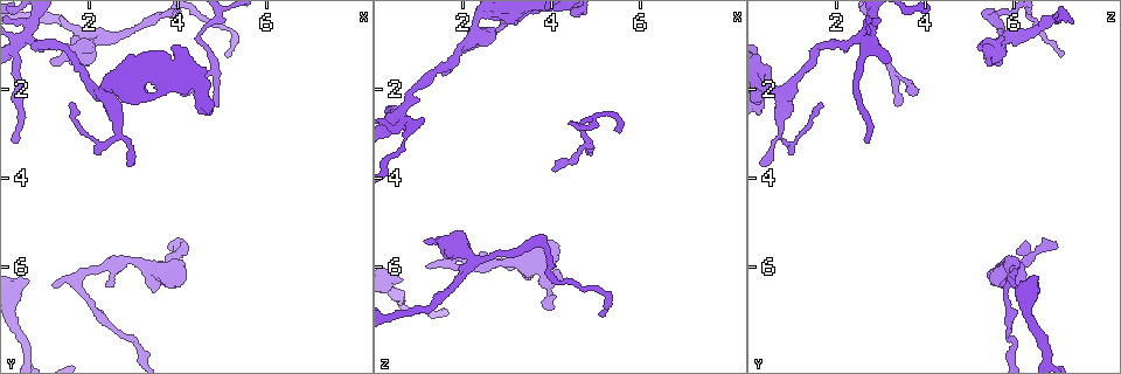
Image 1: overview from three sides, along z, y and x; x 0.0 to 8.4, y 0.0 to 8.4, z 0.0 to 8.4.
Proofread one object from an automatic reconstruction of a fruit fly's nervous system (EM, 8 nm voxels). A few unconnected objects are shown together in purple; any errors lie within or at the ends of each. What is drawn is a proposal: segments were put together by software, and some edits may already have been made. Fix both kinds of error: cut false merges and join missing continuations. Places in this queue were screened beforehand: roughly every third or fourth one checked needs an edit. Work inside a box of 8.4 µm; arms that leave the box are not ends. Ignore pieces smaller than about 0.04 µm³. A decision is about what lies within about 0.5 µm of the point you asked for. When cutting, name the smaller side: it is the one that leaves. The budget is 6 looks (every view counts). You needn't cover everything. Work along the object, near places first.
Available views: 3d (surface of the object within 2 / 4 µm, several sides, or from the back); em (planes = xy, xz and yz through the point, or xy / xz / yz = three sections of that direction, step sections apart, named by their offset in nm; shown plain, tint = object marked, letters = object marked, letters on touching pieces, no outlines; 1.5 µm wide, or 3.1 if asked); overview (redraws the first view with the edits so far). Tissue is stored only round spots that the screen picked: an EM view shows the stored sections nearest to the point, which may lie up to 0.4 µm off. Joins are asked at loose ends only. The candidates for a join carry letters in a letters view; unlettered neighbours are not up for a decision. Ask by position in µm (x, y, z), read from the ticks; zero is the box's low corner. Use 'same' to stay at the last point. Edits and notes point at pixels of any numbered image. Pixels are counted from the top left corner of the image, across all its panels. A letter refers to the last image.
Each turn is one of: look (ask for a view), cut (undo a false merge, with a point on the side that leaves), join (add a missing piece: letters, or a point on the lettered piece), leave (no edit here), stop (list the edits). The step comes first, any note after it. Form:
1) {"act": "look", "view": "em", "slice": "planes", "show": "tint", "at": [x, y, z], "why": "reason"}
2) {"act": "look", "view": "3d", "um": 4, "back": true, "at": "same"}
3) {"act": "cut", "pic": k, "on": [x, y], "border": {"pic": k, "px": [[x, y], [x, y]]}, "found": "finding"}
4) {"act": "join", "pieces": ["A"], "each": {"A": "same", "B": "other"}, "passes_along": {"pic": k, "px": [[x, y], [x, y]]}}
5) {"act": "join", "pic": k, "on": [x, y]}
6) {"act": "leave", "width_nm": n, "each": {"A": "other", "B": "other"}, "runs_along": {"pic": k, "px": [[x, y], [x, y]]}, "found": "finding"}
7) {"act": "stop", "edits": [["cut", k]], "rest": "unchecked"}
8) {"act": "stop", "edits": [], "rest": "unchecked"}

{"act": "look", "view": "3d", "um": 2, "at": [5.00, 1.25, 7.10], "why": "an open end"}

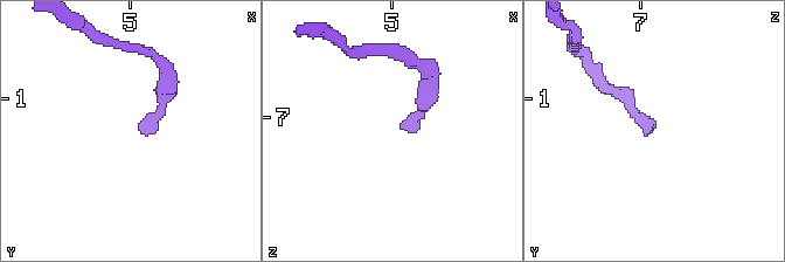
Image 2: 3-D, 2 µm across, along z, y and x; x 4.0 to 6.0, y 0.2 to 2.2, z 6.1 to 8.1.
{"act": "look", "view": "em", "slice": "planes", "show": "letters", "at": [5.04, 1.24, 7.06]}

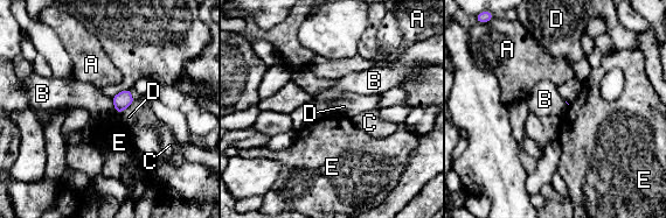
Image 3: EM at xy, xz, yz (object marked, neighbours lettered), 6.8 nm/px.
{"act": "leave", "each": {"A": "other", "B": "other", "C": "other", "D": "other", "E": "other"}, "border": {"pic": 3, "px": [[111, 97], [116, 113]]}, "found": "no lettered piece goes on from it"}

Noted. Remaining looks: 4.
{"act": "look", "view": "em", "slice": "planes", "show": "letters", "at": [1.20, 1.45, 5.50], "why": "an open end"}

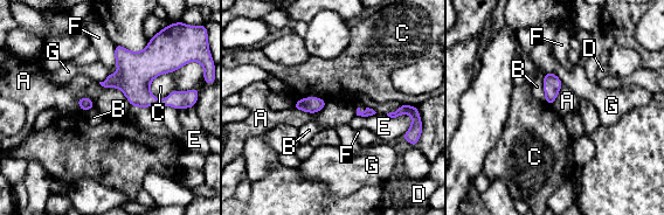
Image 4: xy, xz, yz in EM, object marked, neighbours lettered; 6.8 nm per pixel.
{"act": "leave", "each": {"A": "other", "B": "other", "C": "other", "D": "other", "E": "other", "F": "other", "G": "other"}, "border": {"pic": 4, "px": [[98, 82], [117, 88], [132, 108]]}, "found": "none of them fits"}

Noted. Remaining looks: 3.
{"act": "look", "view": "3d", "um": 4, "at": [4.20, 5.50, 6.25], "why": "an open end"}

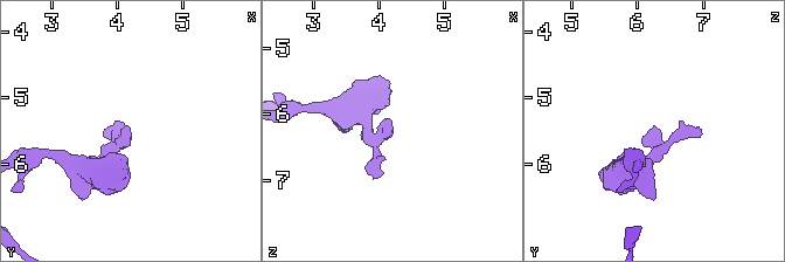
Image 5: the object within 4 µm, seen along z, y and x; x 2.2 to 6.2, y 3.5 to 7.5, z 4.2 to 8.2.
{"act": "look", "view": "em", "slice": "xz", "step": 4, "show": "tint", "at": [4.20, 5.50, 6.25]}

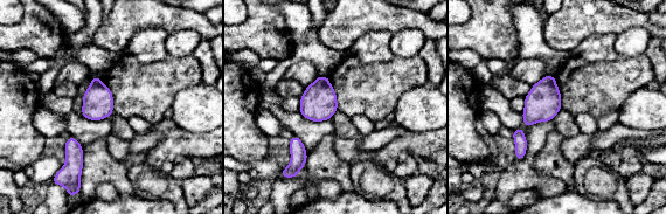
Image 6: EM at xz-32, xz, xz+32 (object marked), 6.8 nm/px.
{"act": "look", "view": "em", "slice": "planes", "show": "letters", "at": "same"}

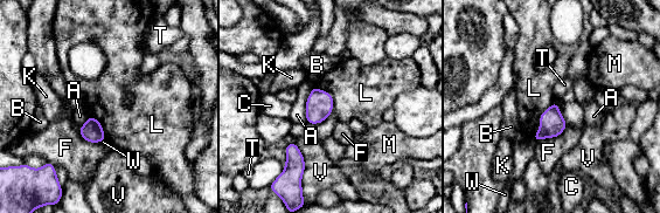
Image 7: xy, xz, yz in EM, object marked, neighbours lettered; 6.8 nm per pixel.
{"act": "leave", "each": {"A": "other", "B": "other", "C": "other", "F": "other", "K": "other", "L": "other", "M": "other", "T": "other", "V": "other", "W": "other"}, "border": {"pic": 7, "px": [[553, 101], [533, 137]]}, "found": "none of them fits"}

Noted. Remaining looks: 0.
{"act": "stop", "edits": [], "rest": "unchecked"}

